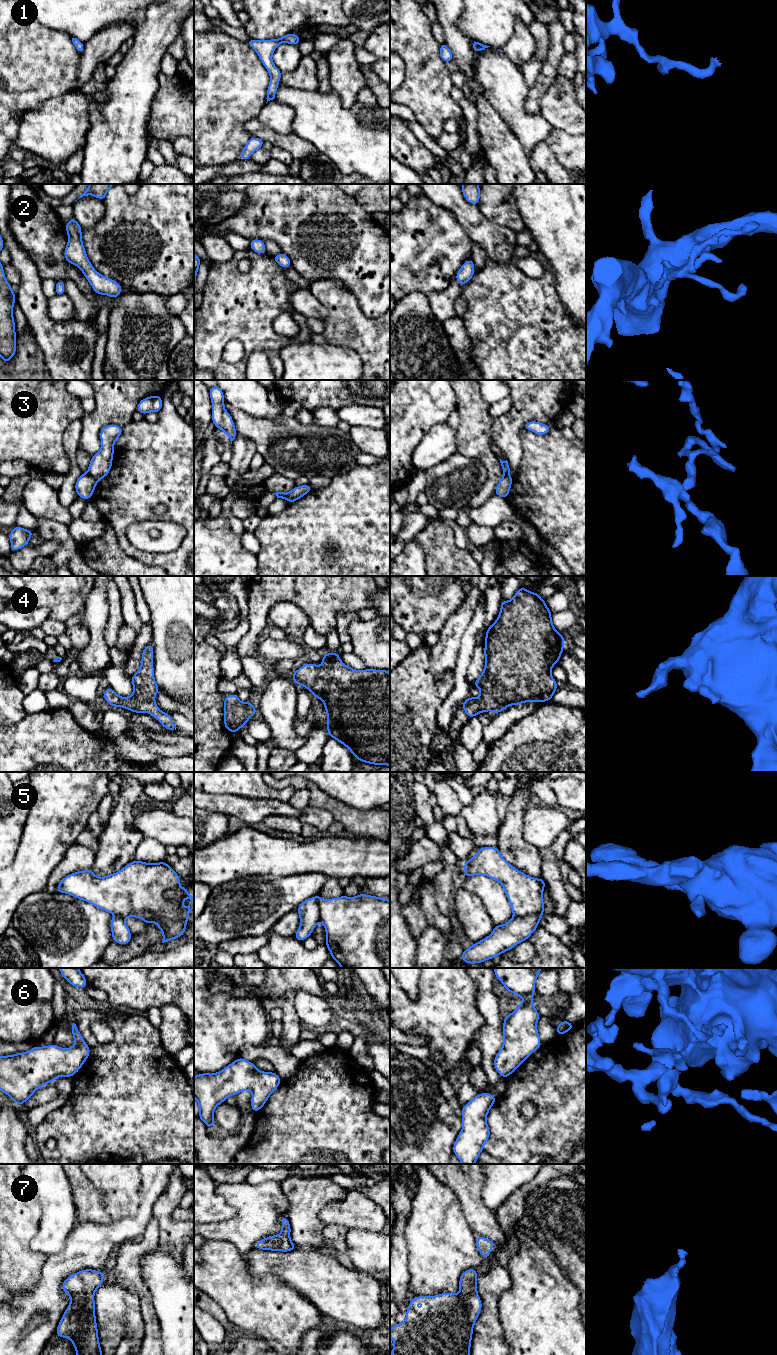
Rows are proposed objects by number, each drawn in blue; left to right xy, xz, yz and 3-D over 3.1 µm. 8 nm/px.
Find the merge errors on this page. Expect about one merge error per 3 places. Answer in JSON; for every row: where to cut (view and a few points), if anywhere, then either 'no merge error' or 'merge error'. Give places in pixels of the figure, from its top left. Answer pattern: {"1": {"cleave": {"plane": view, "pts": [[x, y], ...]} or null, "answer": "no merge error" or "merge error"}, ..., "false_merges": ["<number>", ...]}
{"1": {"cleave": null, "answer": "no merge error"}, "2": {"cleave": null, "answer": "no merge error"}, "3": {"cleave": {"plane": "xy", "pts": [[87, 473], [97, 481]]}, "answer": "merge error"}, "4": {"cleave": null, "answer": "no merge error"}, "5": {"cleave": {"plane": "yz", "pts": [[543, 911], [537, 914], [514, 917]]}, "answer": "merge error"}, "6": {"cleave": null, "answer": "no merge error"}, "7": {"cleave": null, "answer": "no merge error"}, "false_merges": ["3", "5"]}

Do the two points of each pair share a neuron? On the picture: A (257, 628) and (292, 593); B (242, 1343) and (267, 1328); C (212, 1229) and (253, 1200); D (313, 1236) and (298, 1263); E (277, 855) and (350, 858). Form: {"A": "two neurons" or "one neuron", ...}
{"A": "one neuron", "B": "two neurons", "C": "one neuron", "D": "two neurons", "E": "one neuron"}

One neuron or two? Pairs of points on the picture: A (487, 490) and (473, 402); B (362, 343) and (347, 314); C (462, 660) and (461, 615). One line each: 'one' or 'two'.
A: one
B: one
C: two

